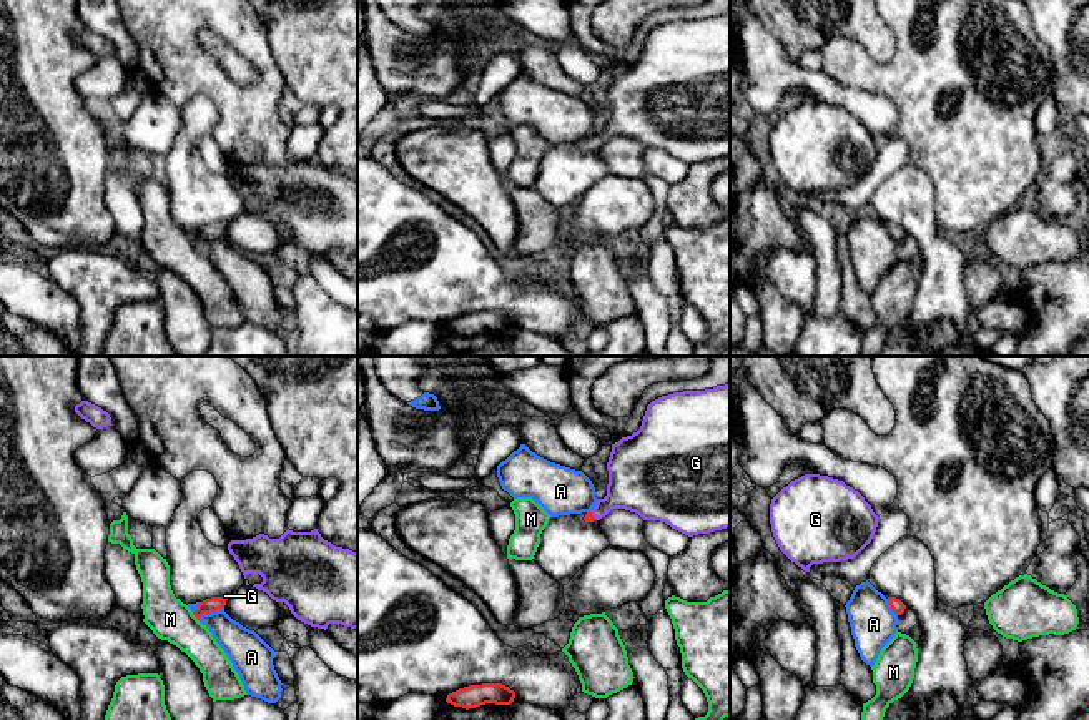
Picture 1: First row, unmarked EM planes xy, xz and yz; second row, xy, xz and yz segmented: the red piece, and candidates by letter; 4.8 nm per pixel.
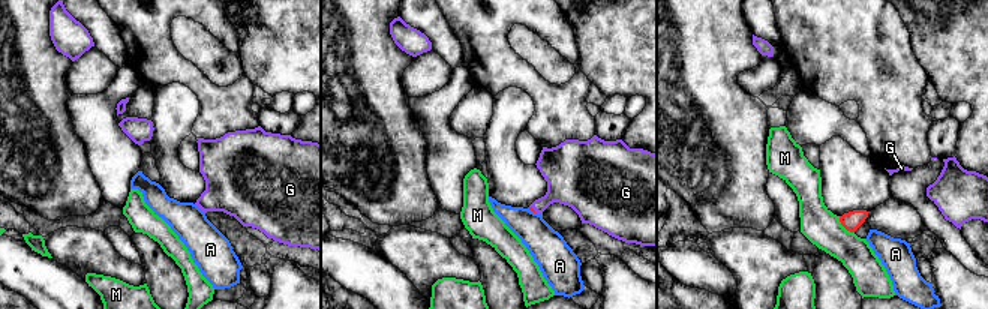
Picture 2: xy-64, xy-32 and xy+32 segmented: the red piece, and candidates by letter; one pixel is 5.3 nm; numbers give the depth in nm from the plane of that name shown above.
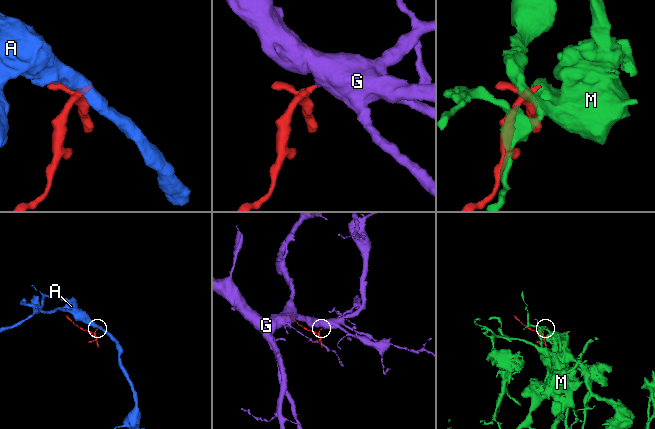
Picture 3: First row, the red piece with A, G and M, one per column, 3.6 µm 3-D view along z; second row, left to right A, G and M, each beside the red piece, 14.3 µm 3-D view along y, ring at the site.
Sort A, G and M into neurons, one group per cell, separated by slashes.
A / G / M

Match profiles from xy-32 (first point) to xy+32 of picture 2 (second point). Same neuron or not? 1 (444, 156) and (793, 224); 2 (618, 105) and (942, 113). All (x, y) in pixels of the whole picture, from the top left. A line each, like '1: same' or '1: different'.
1: same
2: same

